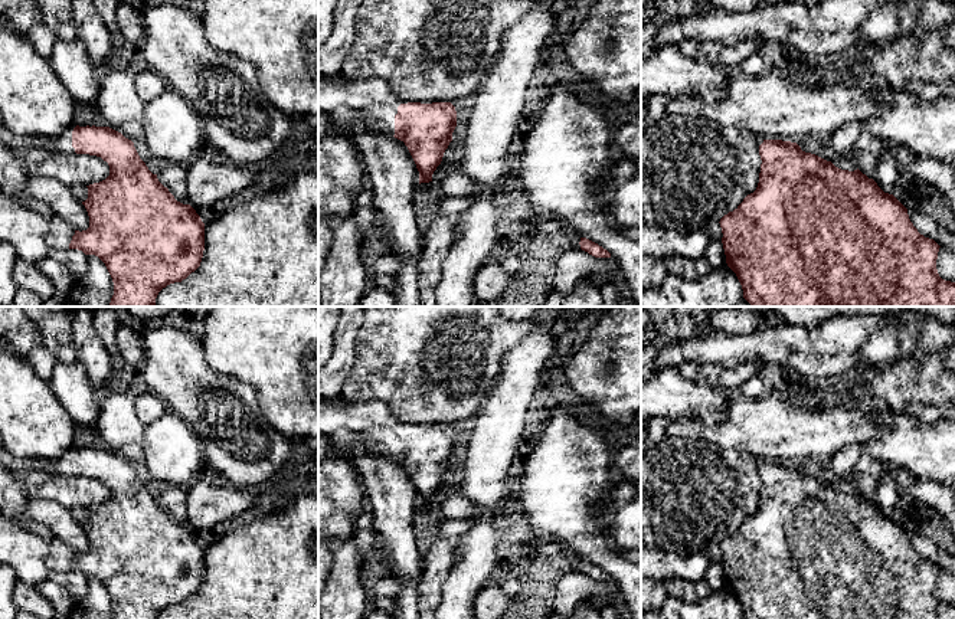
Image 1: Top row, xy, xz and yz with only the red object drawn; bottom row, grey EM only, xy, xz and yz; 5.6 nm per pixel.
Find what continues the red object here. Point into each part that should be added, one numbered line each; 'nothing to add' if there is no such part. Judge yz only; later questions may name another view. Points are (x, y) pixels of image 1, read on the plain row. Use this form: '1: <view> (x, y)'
nothing to add

